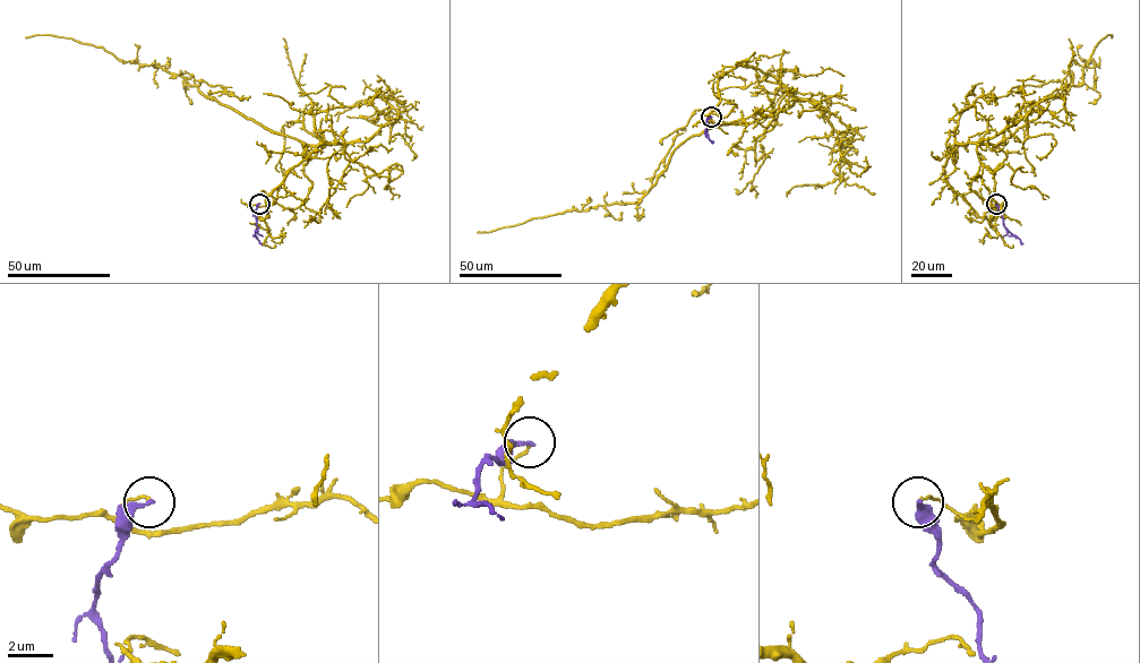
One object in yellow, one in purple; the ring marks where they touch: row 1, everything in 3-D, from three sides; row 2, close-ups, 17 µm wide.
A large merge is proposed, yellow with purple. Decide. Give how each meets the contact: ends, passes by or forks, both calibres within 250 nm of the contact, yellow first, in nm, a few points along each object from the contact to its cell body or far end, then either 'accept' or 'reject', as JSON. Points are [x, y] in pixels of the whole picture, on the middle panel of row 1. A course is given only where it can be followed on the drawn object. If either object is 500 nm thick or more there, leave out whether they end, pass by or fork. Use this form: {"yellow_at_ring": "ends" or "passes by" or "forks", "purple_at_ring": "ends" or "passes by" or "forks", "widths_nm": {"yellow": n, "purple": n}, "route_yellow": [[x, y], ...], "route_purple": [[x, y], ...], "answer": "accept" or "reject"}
{"yellow_at_ring": "ends", "purple_at_ring": "ends", "widths_nm": {"yellow": 110, "purple": 280}, "route_yellow": [[711, 117], [729, 122], [756, 111], [764, 127], [773, 118], [722, 123], [686, 139], [639, 203], [478, 231]], "route_purple": [[711, 117], [706, 119], [706, 132], [713, 141]], "answer": "reject"}

